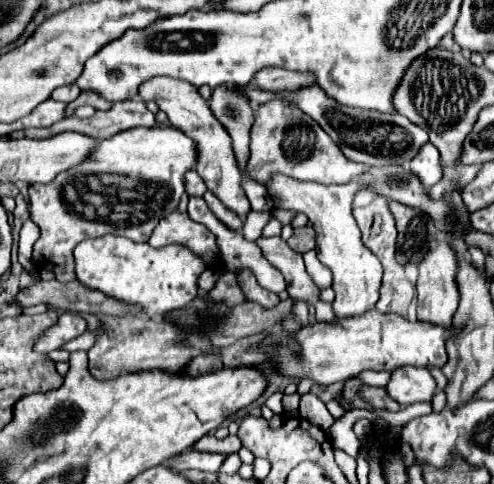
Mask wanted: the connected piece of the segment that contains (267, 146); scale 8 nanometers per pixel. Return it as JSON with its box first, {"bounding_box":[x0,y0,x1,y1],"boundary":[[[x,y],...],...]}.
{"bounding_box":[245,100,365,184],"boundary":[[[273,100],[259,108],[259,114],[251,128],[249,152],[251,156],[247,160],[245,174],[259,184],[265,184],[275,172],[281,172],[295,180],[319,184],[347,184],[353,178],[361,178],[365,172],[363,164],[357,164],[343,156],[337,144],[333,144],[333,140],[319,124],[315,124],[315,120],[281,100]]]}

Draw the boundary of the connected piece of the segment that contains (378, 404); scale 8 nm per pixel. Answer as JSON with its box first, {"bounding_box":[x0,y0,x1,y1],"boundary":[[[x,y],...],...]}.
{"bounding_box":[361,386,401,412],"boundary":[[[363,386],[363,390],[361,390],[361,394],[363,394],[363,398],[375,408],[375,410],[379,410],[379,408],[385,408],[385,410],[393,410],[393,412],[397,412],[397,410],[401,410],[401,406],[387,394],[387,390],[385,388],[375,388],[375,386]]]}

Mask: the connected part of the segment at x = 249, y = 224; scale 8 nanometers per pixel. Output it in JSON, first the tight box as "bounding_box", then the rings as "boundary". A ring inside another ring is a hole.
{"bounding_box":[243,211,271,241],"boundary":[[[250,211],[243,225],[244,237],[248,241],[256,241],[262,234],[262,229],[271,218],[270,212]]]}

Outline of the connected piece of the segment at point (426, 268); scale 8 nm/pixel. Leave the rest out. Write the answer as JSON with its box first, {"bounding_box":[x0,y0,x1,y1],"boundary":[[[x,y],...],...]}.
{"bounding_box":[417,240,459,326],"boundary":[[[437,240],[437,244],[429,248],[425,258],[419,262],[419,278],[417,278],[417,298],[419,298],[417,318],[419,320],[441,324],[441,326],[451,324],[451,318],[459,304],[459,288],[457,288],[455,276],[457,276],[457,256],[451,250],[451,244],[447,240]]]}

